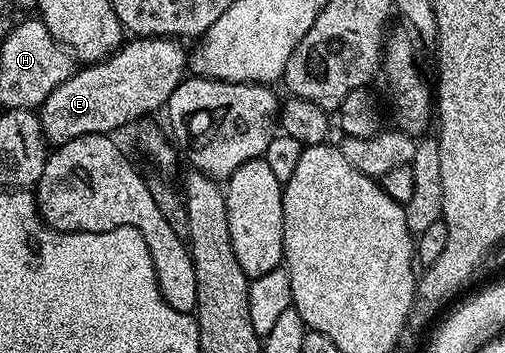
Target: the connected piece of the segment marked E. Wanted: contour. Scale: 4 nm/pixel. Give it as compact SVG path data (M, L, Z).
M166 36L132 38L121 43L107 60L97 60L87 66L77 67L69 80L50 90L48 97L40 103L38 115L44 139L49 145L59 146L90 134L116 134L119 128L124 128L159 108L161 111L167 105L170 94L174 94L174 90L186 76L189 53L180 44L183 43L179 39Z

